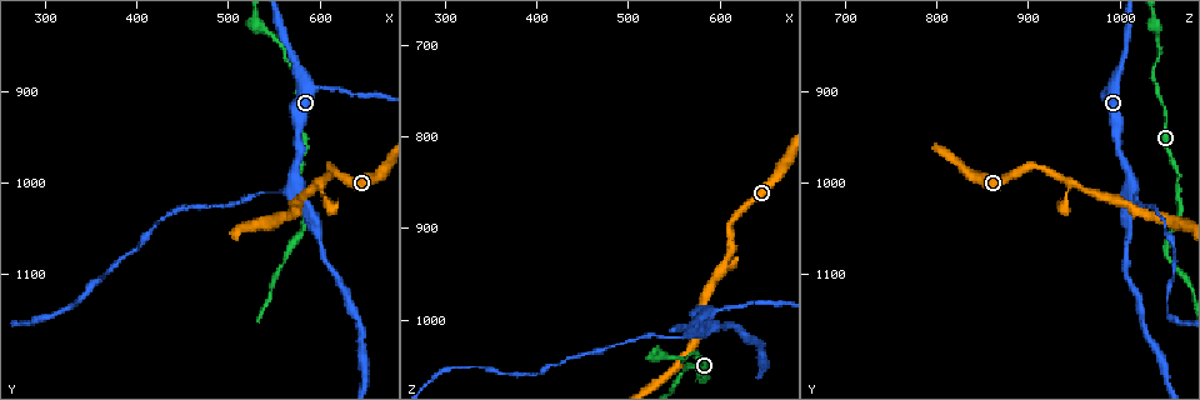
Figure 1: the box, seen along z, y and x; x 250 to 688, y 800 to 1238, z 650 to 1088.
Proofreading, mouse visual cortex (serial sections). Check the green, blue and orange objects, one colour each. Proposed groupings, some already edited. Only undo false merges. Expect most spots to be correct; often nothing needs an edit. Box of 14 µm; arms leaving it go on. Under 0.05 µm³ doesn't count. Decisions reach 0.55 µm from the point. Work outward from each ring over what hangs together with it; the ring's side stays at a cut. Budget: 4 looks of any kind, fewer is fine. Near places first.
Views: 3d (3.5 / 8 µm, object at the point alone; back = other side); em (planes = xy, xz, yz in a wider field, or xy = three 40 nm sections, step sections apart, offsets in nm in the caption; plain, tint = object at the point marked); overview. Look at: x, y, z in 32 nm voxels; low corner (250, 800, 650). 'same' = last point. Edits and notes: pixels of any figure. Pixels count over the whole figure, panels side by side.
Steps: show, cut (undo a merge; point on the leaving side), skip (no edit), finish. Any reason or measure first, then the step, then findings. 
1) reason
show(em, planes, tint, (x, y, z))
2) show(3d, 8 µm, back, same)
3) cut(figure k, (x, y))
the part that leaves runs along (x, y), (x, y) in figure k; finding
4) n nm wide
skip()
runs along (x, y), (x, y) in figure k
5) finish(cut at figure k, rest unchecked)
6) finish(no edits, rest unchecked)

show(3d, 3.5 µm, (600, 1000, 950))

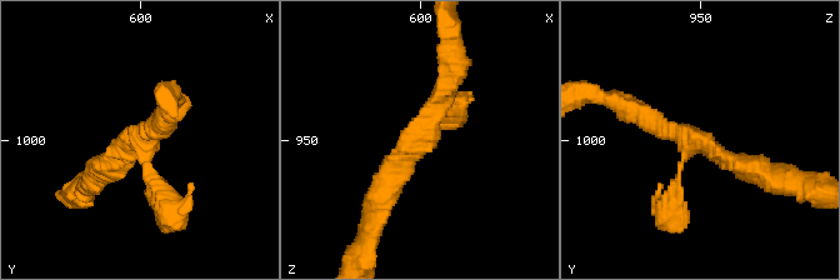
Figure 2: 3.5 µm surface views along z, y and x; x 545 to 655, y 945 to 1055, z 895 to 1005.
3 arms; arms of 200, 250, 300 nm; now the EM
show(em, xy, step 2, tint, (602, 1000, 947))

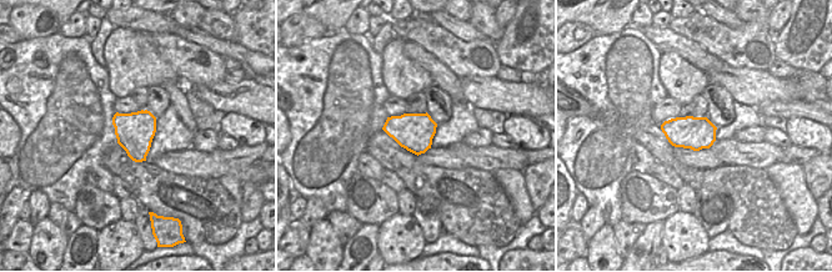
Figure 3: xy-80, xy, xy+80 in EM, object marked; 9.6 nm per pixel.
skip()
continuous, no second cell

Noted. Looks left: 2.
three-way junction
show(3d, 3.5 µm, (570, 1005, 1015))

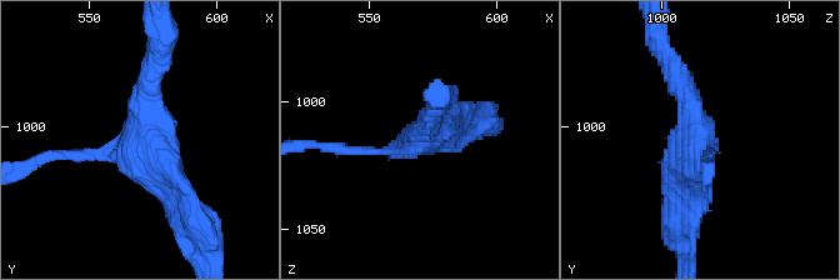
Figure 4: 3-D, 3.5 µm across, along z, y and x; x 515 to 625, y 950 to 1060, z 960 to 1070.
3 arms; arms of 100, 300, 300 nm; now the EM
show(em, xy, step 3, tint, (569, 1007, 1014))

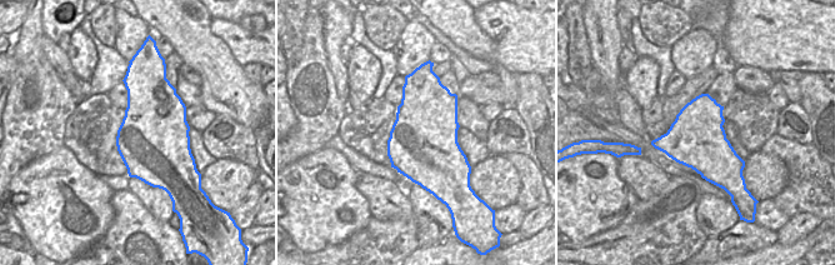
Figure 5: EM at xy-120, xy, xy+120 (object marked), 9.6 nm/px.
skip()
runs along (151, 66), (136, 143), (190, 211) in figure 4; all the same cell

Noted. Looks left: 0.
finish(no edits, rest unchecked)

